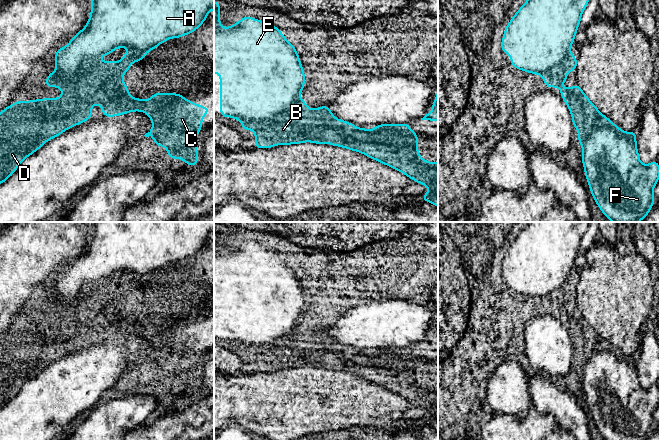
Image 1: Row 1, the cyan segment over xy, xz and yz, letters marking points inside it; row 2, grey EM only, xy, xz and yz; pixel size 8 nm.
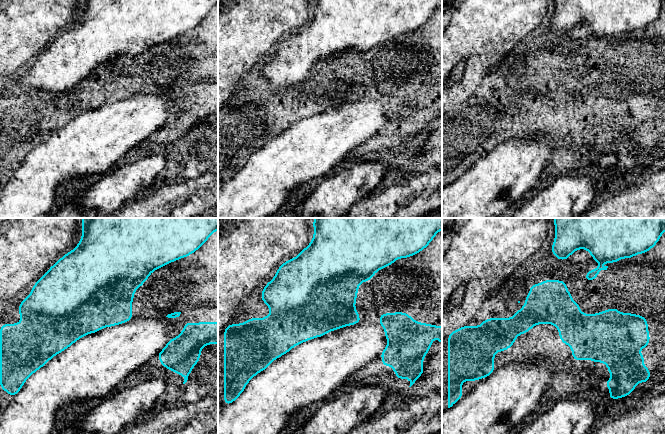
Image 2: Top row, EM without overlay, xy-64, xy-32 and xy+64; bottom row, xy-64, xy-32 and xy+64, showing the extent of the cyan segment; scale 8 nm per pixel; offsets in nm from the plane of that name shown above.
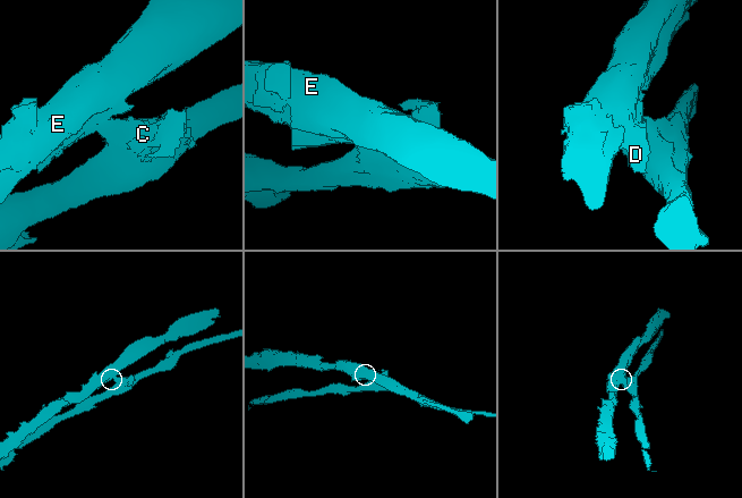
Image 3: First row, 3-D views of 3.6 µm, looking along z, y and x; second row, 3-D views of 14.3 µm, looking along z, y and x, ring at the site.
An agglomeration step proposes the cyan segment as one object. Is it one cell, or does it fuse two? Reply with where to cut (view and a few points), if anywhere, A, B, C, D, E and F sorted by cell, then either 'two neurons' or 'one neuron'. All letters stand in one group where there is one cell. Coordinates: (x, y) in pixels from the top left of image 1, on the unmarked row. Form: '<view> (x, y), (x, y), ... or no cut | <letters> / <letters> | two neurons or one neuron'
xy (133, 322), (123, 325), (104, 339) | A B D E / C F | two neurons

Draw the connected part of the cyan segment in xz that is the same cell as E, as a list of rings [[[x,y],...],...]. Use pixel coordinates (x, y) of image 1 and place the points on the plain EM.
[[[214,226],[214,297],[220,298],[220,341],[232,341],[242,346],[242,354],[255,355],[255,373],[273,372],[275,369],[301,368],[304,366],[312,366],[324,369],[329,365],[331,370],[346,371],[347,363],[351,359],[352,347],[337,343],[328,332],[328,328],[310,333],[306,329],[306,325],[300,321],[300,315],[305,312],[305,297],[300,282],[295,271],[284,261],[277,250],[273,250],[265,245],[260,245],[250,240],[243,241],[233,250],[222,252],[220,249],[220,226]]]

